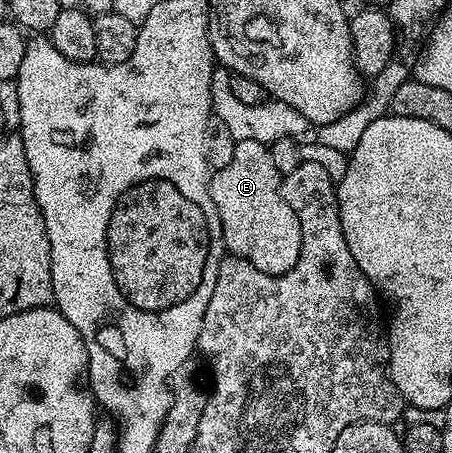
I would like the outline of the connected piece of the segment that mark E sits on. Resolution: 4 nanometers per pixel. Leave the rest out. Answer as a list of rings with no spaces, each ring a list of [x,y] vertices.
[[[236,141],[232,161],[226,167],[216,169],[210,174],[209,188],[213,207],[217,207],[217,215],[221,219],[223,248],[230,256],[245,259],[250,265],[257,267],[257,271],[274,277],[288,273],[295,266],[303,246],[301,223],[293,207],[285,203],[281,175],[277,167],[273,167],[273,155],[264,142]]]

